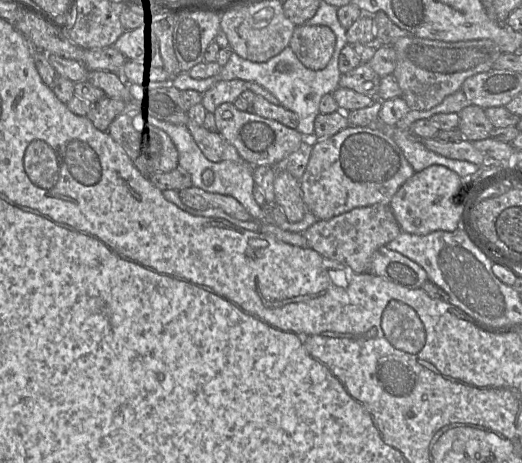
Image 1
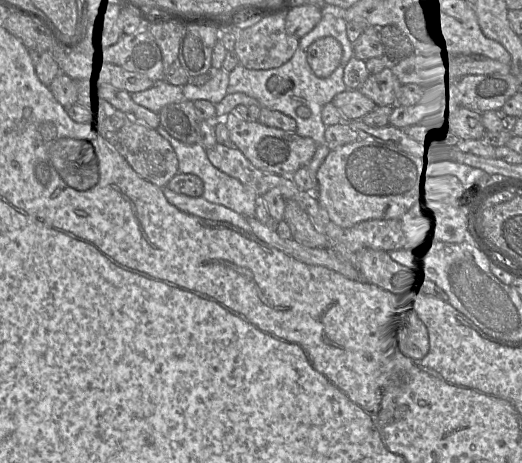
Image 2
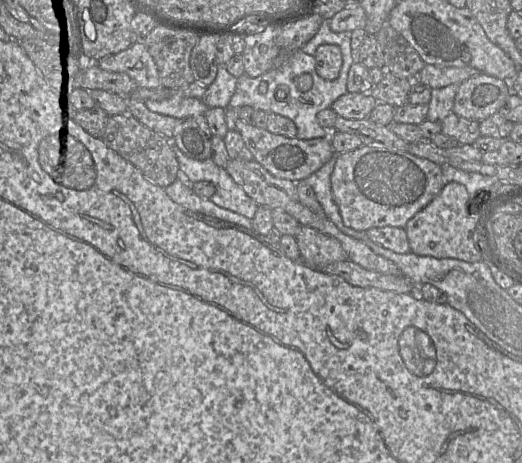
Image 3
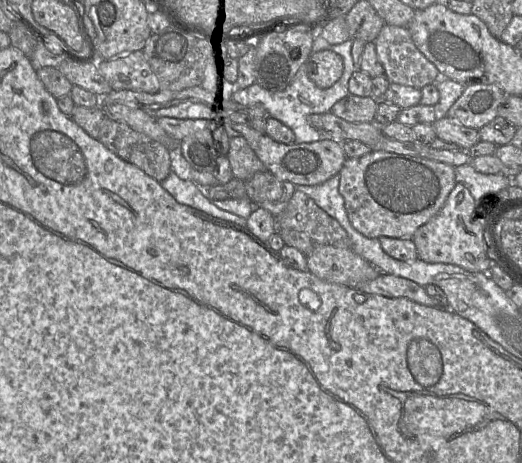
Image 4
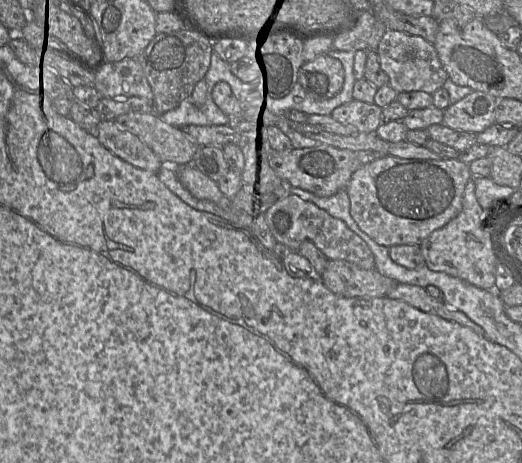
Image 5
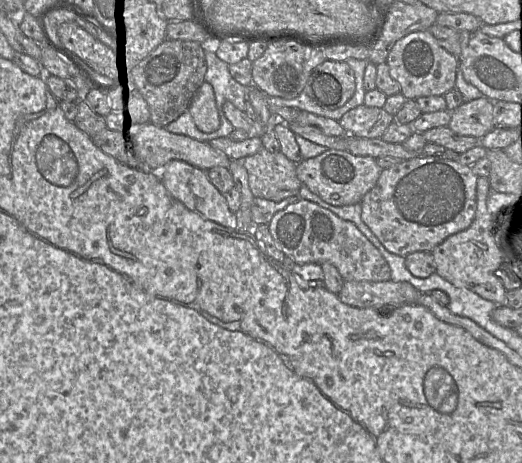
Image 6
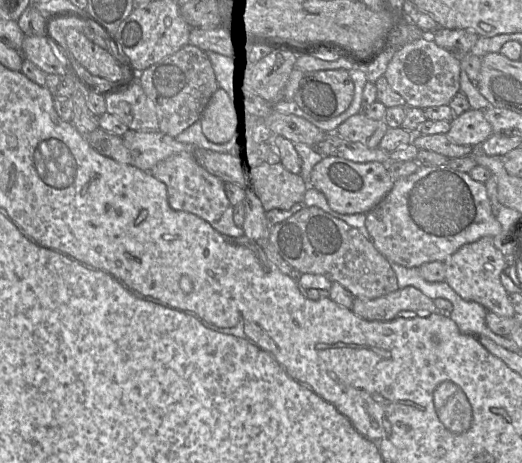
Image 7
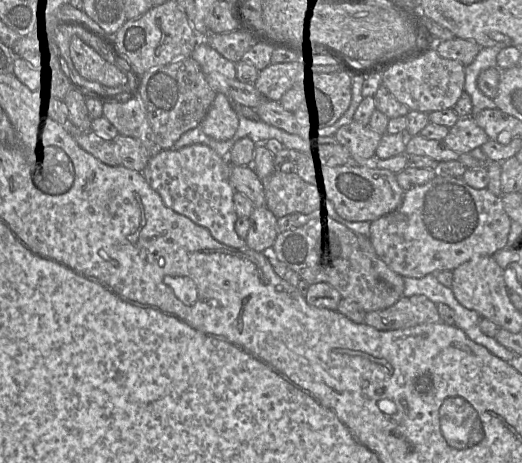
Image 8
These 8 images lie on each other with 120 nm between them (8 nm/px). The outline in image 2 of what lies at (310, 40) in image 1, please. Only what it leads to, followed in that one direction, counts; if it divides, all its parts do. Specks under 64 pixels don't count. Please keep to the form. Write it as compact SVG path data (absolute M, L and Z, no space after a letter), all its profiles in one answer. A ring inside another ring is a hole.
M326 36L314 41L306 50L307 61L319 78L329 77L340 64L342 48L334 37Z

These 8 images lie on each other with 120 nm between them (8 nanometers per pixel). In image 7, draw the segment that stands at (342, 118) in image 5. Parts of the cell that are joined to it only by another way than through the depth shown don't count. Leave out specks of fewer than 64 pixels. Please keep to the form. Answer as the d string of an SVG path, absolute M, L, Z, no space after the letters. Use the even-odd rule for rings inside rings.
M361 111L345 120L338 127L337 134L345 140L376 148L388 128L384 120L370 119Z

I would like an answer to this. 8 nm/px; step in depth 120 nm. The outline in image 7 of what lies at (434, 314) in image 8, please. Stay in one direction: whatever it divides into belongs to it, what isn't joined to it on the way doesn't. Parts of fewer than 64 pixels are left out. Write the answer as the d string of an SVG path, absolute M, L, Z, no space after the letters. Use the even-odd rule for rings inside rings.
M413 286L399 288L375 299L354 298L351 310L369 321L390 321L397 317L410 318L438 311L434 301Z

